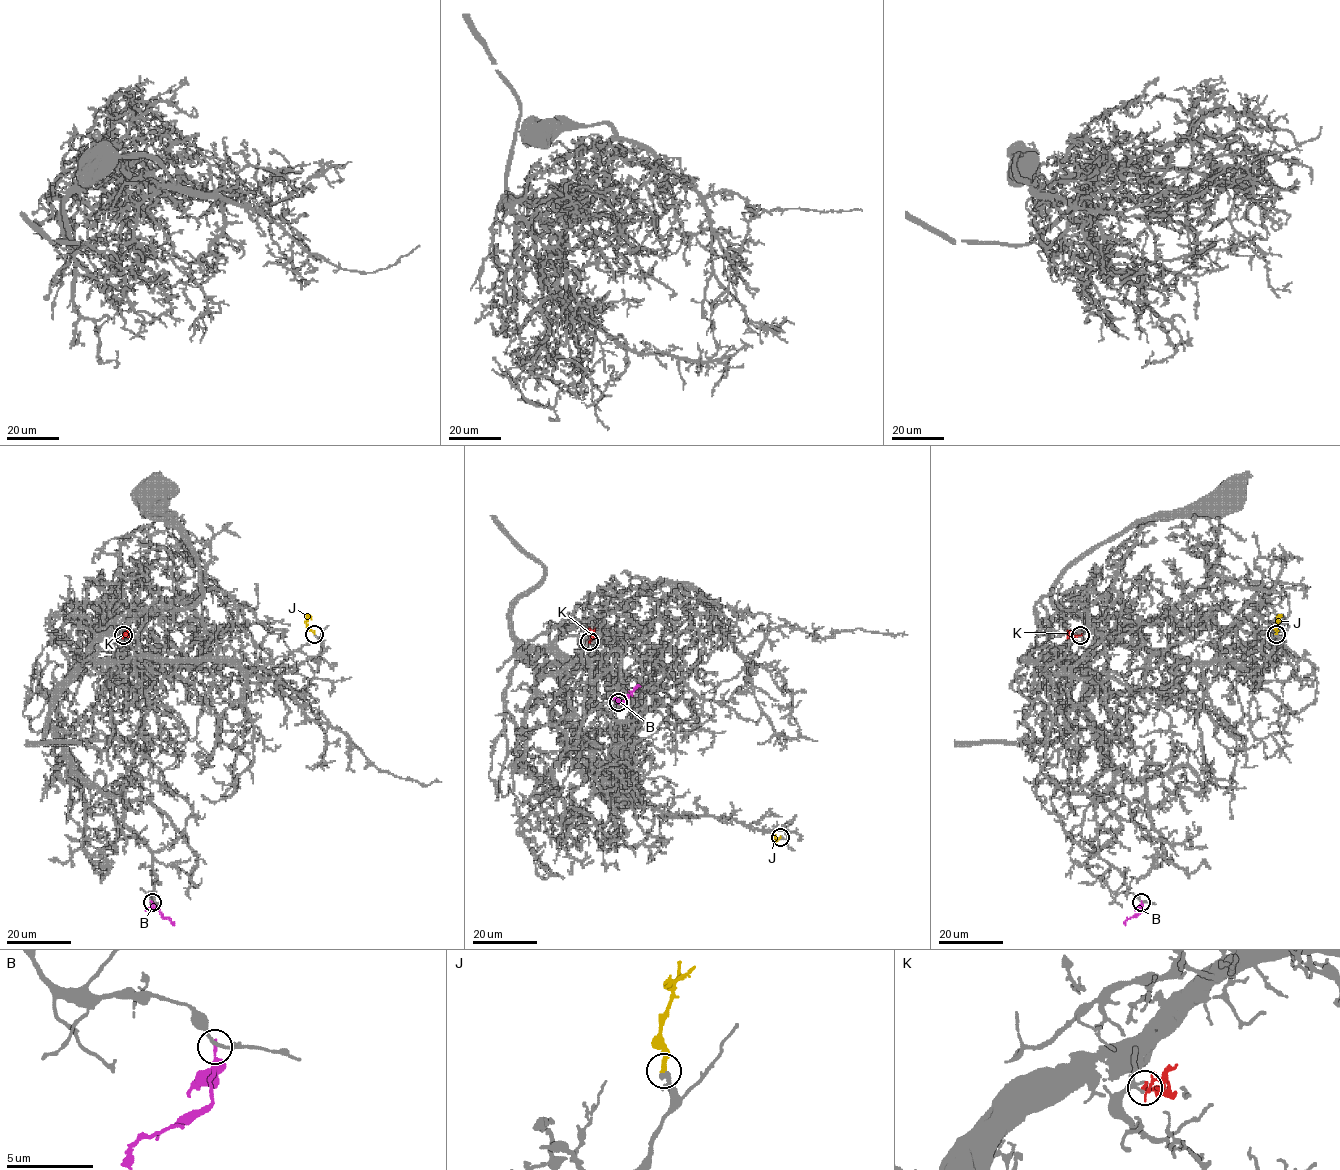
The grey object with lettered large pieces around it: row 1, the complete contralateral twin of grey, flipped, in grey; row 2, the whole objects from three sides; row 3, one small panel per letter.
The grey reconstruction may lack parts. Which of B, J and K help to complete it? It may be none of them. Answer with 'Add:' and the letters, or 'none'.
Add: J

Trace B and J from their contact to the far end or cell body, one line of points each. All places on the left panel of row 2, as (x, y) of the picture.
B: (152, 902), (174, 924)
J: (314, 634), (306, 623), (308, 615)

